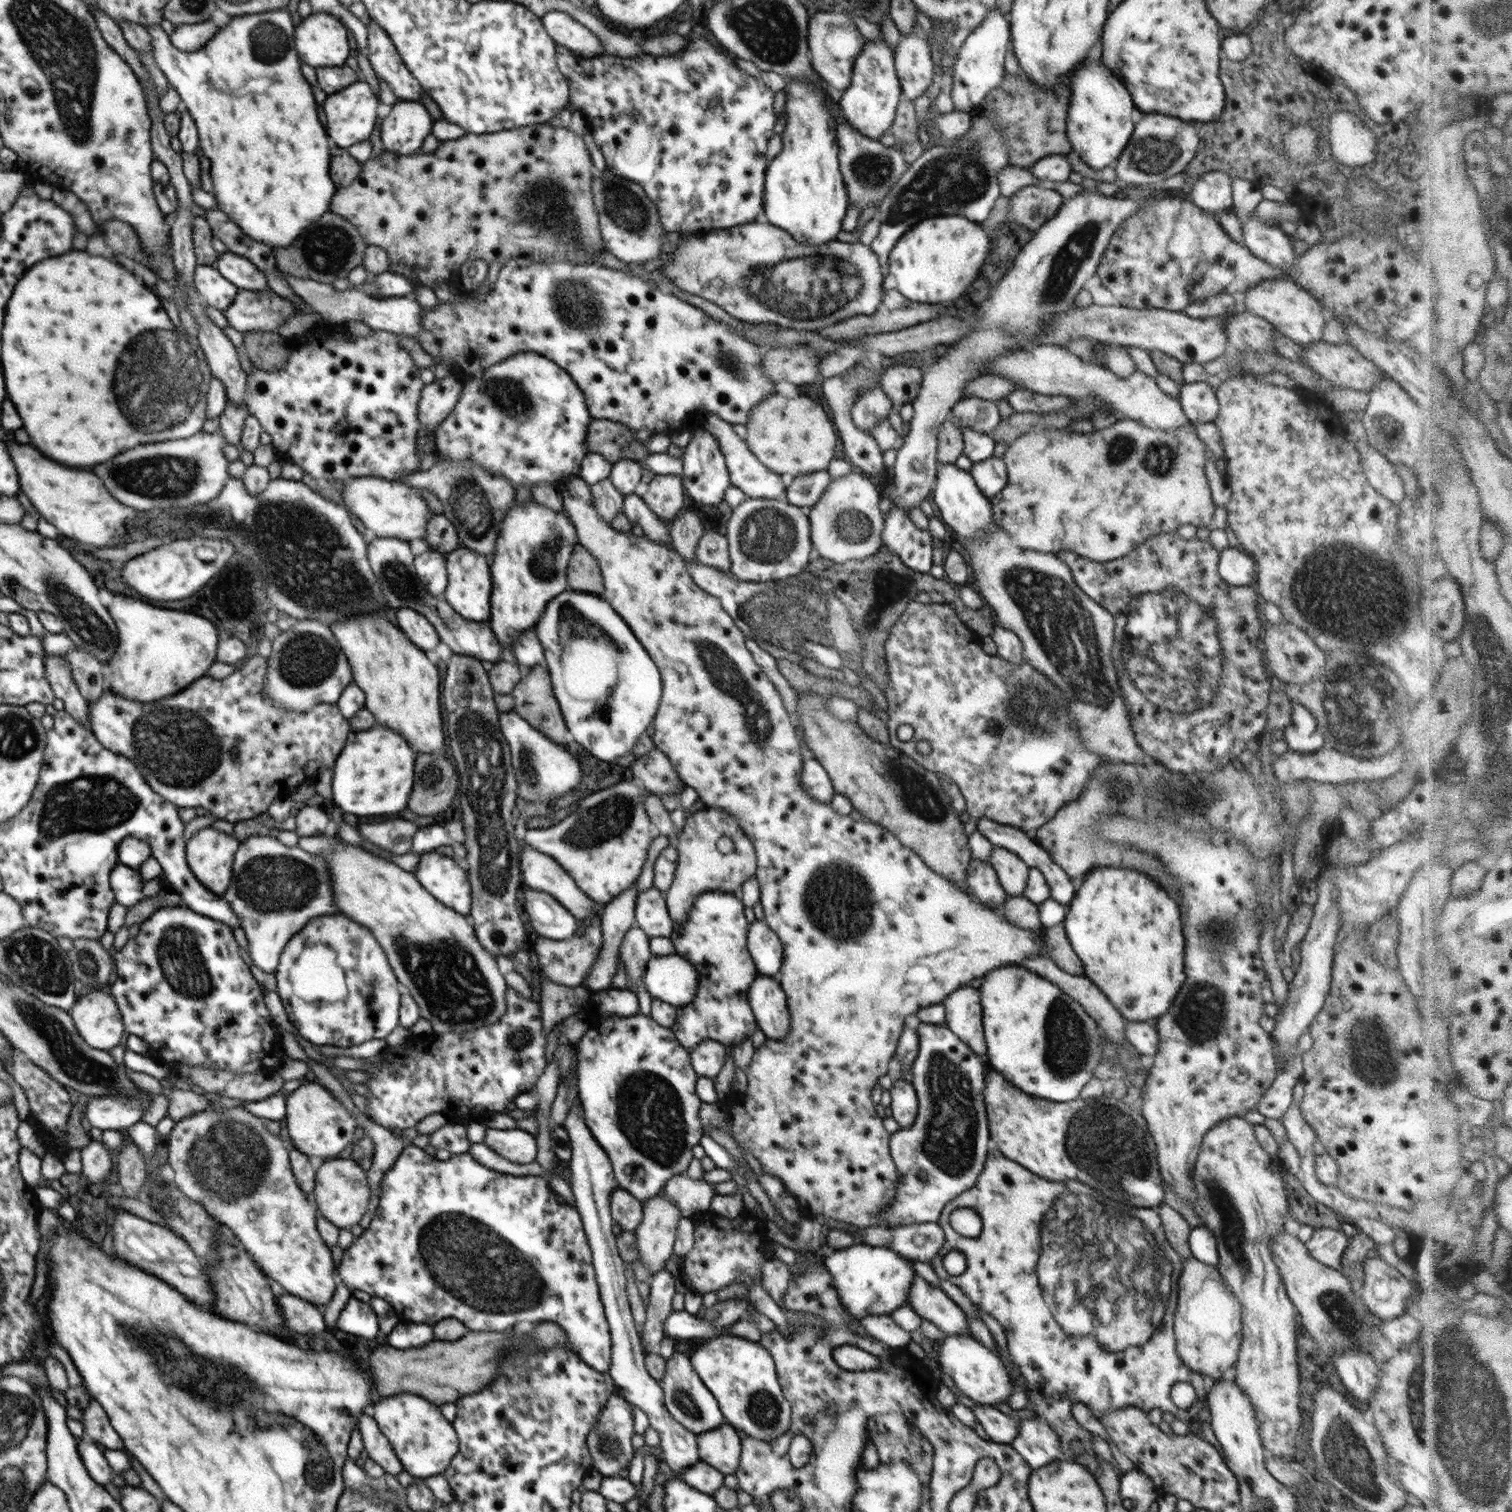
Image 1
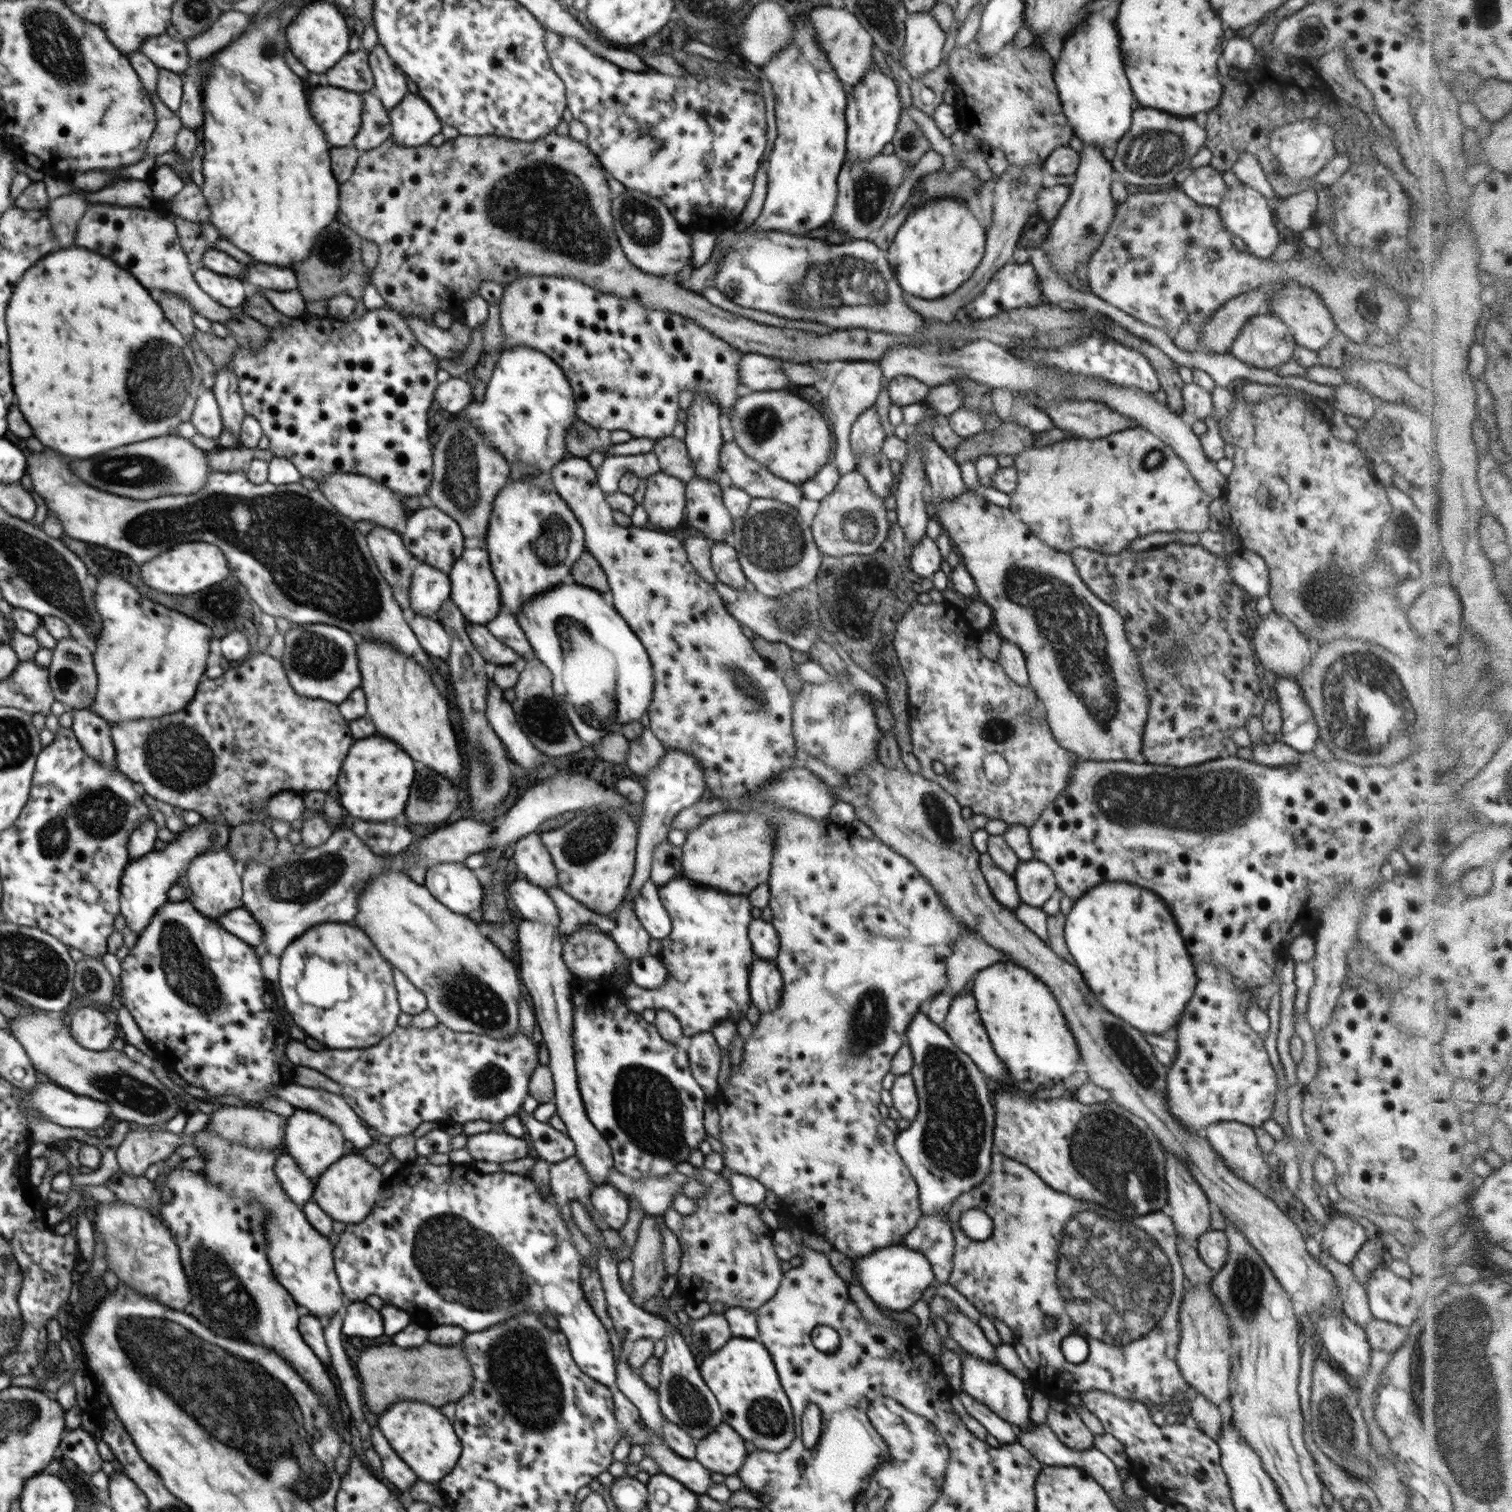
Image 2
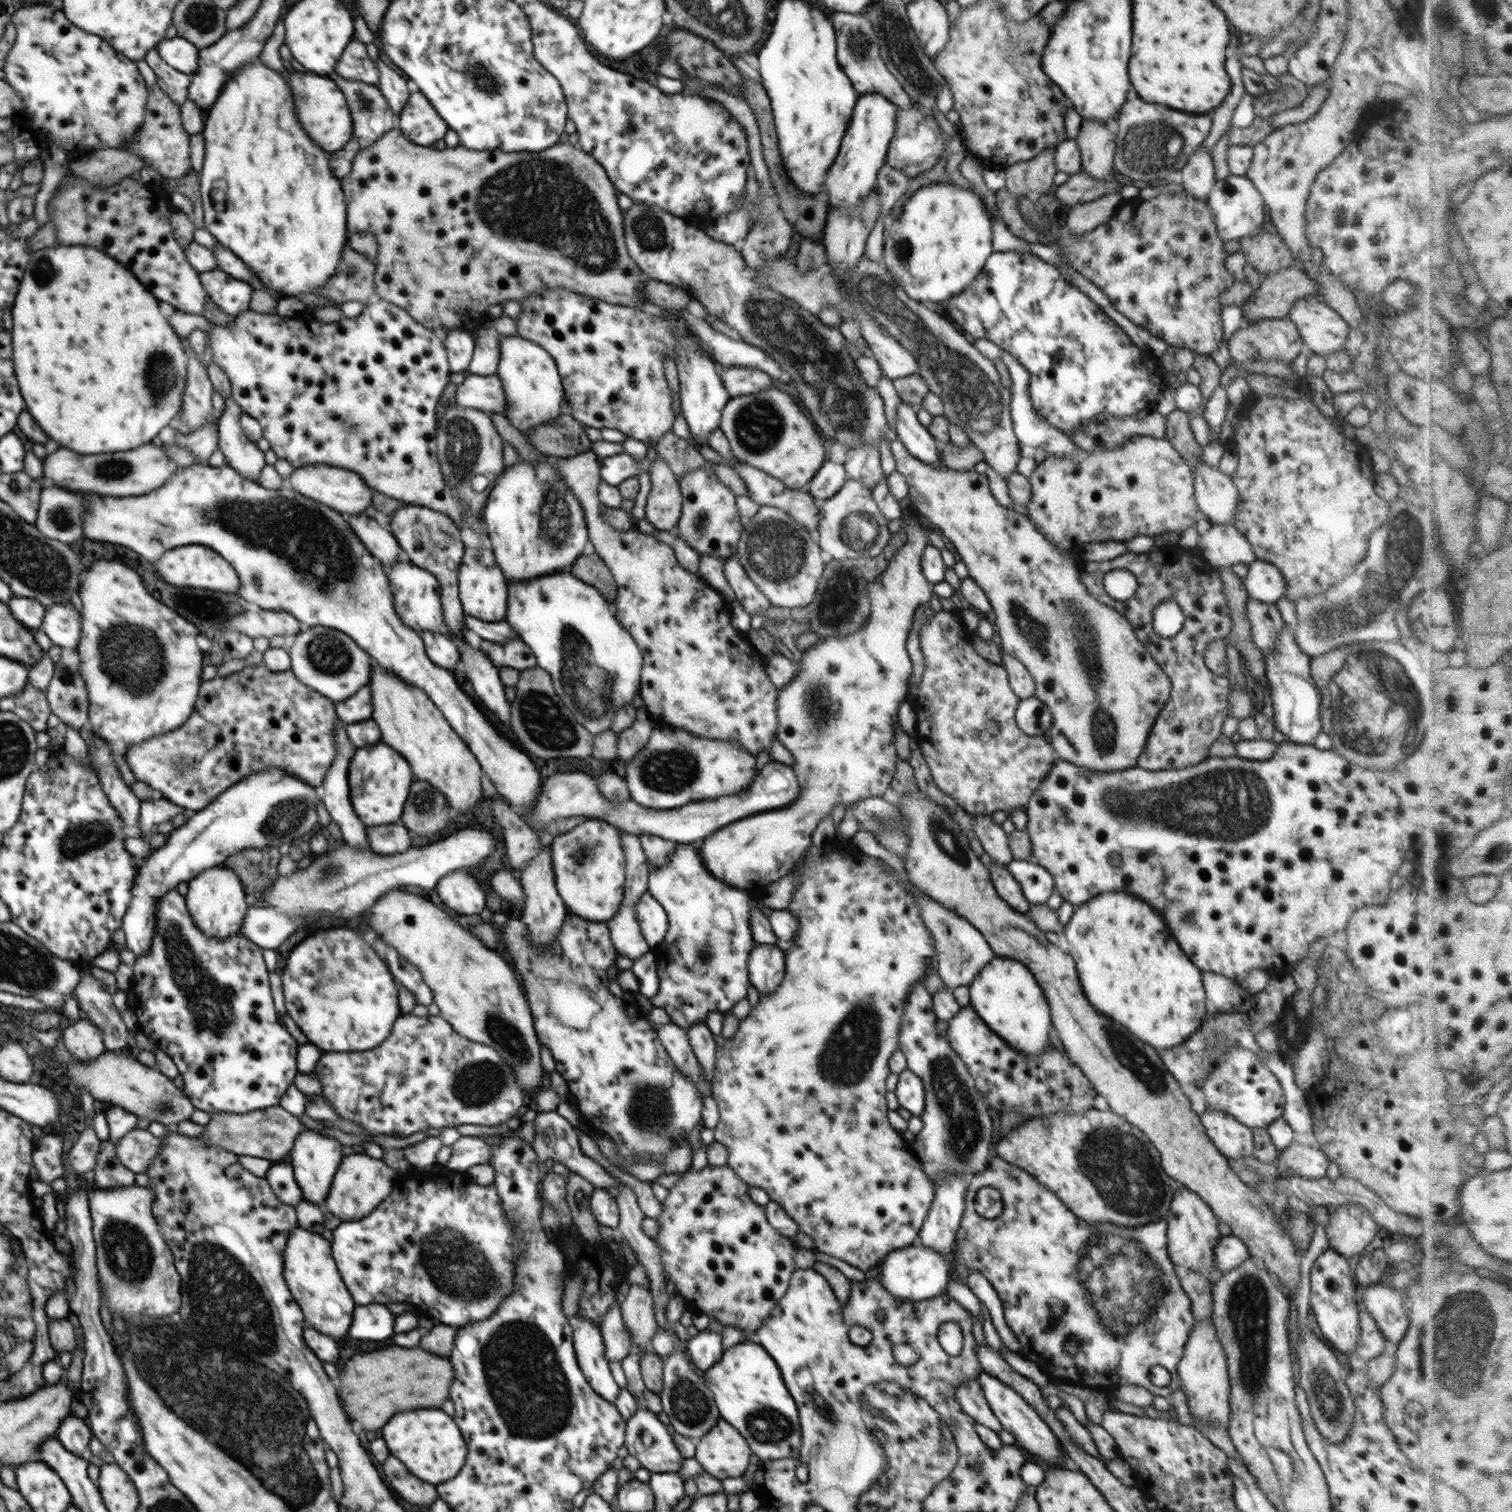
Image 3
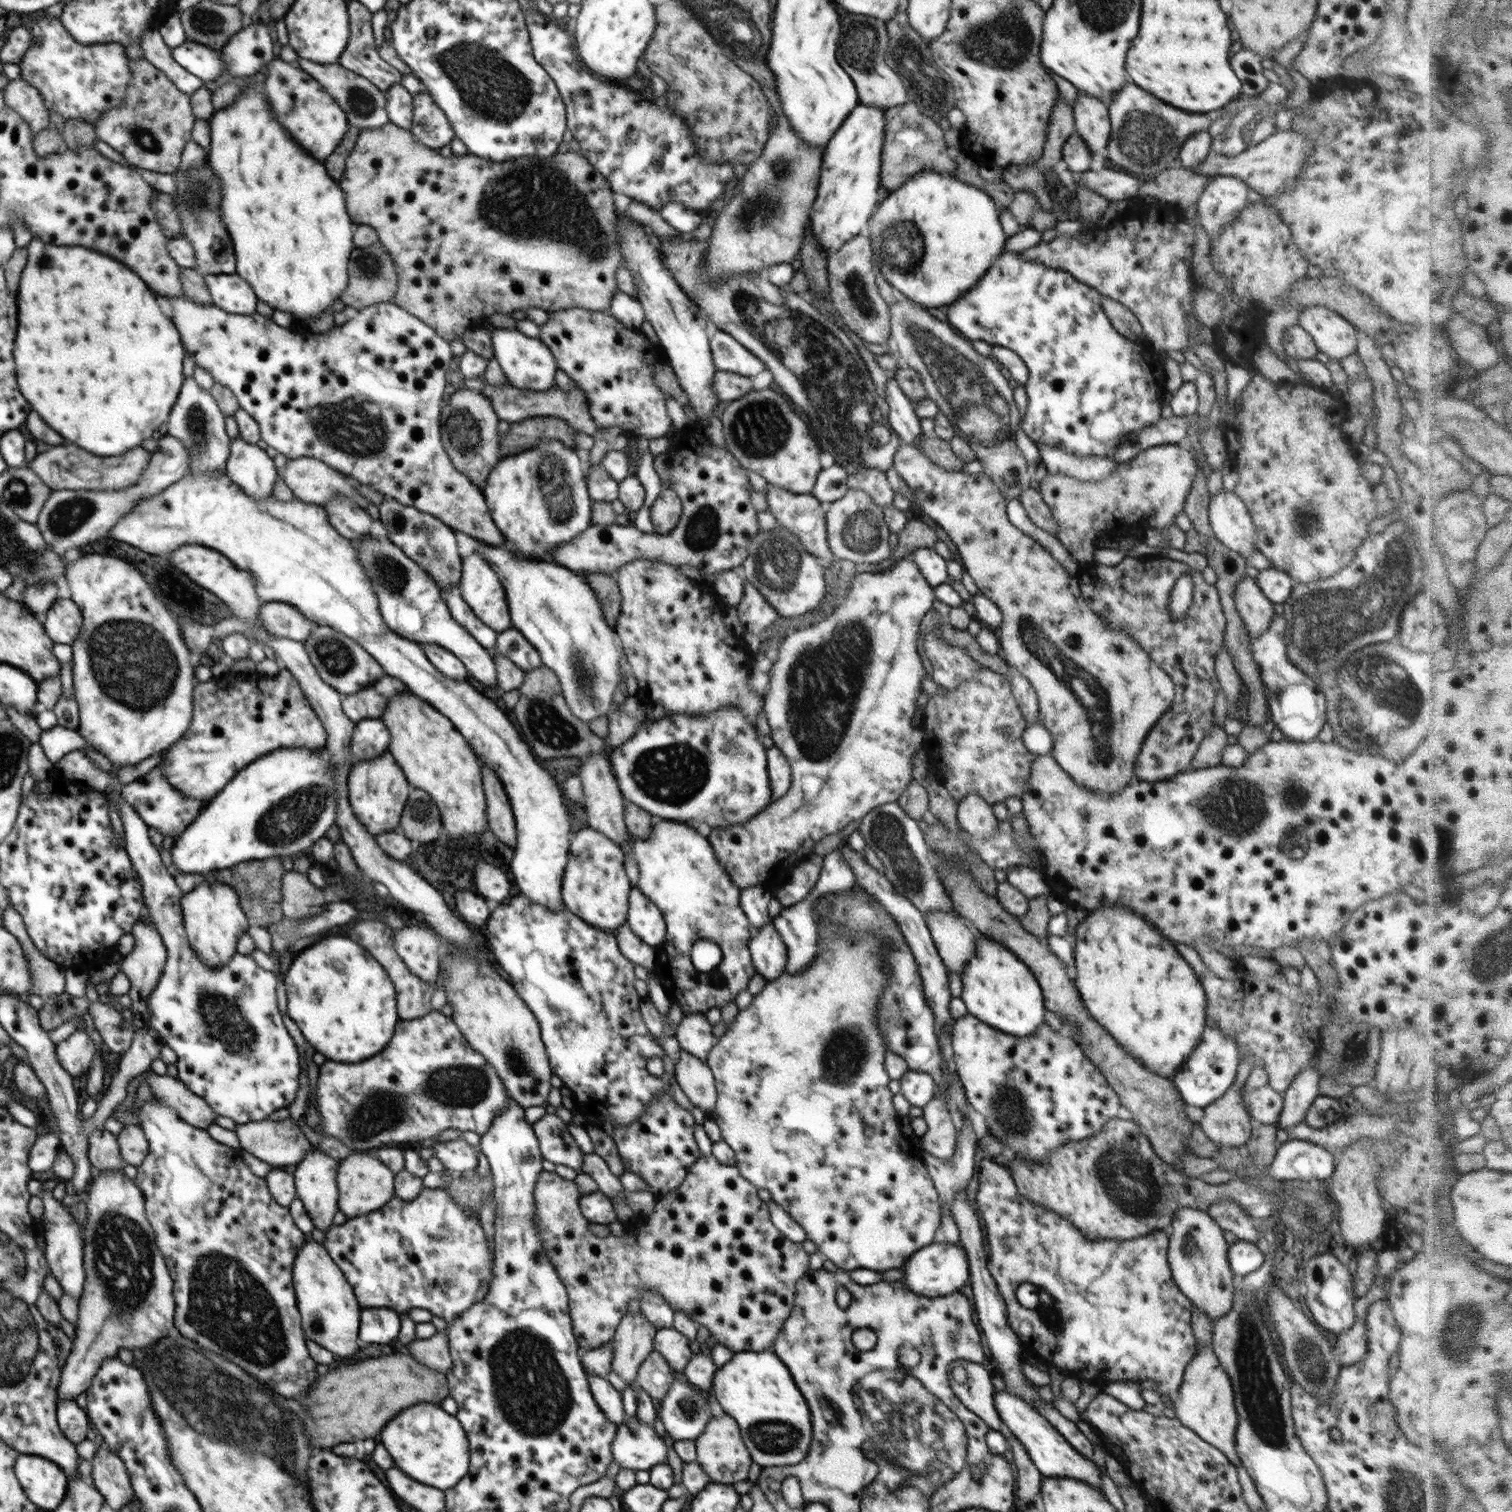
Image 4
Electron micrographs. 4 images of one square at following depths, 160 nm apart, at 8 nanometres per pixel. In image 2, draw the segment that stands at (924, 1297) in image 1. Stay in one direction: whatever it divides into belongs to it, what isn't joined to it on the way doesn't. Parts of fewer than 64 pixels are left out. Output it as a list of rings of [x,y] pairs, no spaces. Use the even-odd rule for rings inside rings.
[[[960,1310],[942,1315],[947,1323],[949,1334],[967,1354],[983,1358],[987,1362],[998,1362],[995,1346],[986,1339],[984,1332]]]

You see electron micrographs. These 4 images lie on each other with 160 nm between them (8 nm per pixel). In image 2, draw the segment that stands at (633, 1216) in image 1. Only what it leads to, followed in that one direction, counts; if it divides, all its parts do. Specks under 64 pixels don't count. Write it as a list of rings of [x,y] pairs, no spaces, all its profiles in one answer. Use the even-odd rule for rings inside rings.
[[[604,1184],[591,1191],[592,1206],[603,1216],[603,1220],[613,1230],[619,1231],[626,1224],[630,1206],[629,1198],[620,1193],[616,1186]]]

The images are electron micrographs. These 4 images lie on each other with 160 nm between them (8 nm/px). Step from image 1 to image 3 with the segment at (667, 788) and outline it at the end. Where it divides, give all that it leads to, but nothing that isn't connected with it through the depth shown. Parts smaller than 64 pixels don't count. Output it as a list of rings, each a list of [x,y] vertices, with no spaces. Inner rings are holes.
[[[646,708],[636,709],[634,724],[617,734],[617,762],[619,764],[630,762],[648,744],[649,736],[656,725],[657,722],[651,718]]]

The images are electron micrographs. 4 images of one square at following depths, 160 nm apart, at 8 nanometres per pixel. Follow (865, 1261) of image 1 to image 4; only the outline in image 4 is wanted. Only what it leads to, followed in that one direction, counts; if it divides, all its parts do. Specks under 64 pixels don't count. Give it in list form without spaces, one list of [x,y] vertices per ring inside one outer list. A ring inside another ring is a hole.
[[[947,1241],[933,1243],[917,1250],[900,1269],[906,1273],[904,1282],[912,1292],[926,1298],[937,1298],[955,1292],[961,1292],[970,1280],[969,1262],[966,1249],[960,1244],[949,1244]]]

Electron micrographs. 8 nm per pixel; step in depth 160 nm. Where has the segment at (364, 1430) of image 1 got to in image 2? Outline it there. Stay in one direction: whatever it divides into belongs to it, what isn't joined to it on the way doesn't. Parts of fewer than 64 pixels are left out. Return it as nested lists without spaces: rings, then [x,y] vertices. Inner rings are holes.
[[[372,1428],[372,1448],[380,1455],[382,1474],[400,1492],[409,1491],[417,1483],[416,1473],[390,1448],[388,1440],[378,1428]]]

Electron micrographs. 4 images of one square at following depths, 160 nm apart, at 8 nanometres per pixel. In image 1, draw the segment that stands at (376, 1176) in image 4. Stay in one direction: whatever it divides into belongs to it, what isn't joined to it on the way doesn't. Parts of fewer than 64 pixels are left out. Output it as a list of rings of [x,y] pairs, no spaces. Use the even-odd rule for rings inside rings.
[[[338,1157],[322,1161],[317,1166],[315,1188],[311,1197],[318,1212],[339,1230],[357,1230],[370,1201],[367,1172],[351,1158]]]

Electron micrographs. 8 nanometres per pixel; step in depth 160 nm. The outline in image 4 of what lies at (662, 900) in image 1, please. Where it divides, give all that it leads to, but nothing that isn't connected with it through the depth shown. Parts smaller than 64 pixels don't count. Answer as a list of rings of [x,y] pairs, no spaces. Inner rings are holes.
[[[632,887],[629,894],[627,925],[646,944],[656,948],[664,942],[666,923],[660,909],[648,900],[637,887]]]

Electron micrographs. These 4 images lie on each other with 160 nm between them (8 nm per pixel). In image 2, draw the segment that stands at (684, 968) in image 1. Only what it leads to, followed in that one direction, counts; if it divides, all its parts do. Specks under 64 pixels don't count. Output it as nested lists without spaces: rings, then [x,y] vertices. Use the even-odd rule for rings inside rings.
[[[646,954],[640,960],[630,960],[631,982],[648,991],[657,990],[667,981],[668,969],[658,955]]]

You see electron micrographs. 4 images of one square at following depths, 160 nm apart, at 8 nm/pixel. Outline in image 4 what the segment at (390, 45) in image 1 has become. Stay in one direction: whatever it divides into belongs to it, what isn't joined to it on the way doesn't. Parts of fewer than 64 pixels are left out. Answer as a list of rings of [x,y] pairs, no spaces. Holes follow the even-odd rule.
[[[398,82],[384,93],[389,122],[404,130],[410,130],[413,119],[413,95]]]

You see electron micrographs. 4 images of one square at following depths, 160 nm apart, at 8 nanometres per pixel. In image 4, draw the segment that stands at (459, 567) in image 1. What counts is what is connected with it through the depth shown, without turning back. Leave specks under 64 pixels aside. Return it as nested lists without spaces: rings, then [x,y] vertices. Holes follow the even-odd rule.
[[[474,552],[464,558],[461,569],[462,574],[459,582],[461,595],[466,601],[466,604],[473,610],[473,613],[484,622],[486,626],[489,626],[498,634],[504,632],[506,629],[510,629],[513,624],[505,588],[502,586],[502,582],[500,582],[500,579],[497,577],[495,570],[492,570],[492,567],[486,562],[483,554]]]

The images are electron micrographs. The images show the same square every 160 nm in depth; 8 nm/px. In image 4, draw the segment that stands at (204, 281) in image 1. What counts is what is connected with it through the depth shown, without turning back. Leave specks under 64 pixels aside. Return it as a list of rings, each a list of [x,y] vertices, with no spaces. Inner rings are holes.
[[[208,274],[203,276],[212,297],[212,304],[230,314],[257,312],[257,296],[252,287],[238,274]]]

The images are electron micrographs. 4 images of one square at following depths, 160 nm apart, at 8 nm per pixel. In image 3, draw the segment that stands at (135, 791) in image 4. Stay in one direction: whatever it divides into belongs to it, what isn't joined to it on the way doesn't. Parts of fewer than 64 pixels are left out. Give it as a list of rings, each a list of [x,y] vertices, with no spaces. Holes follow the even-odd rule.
[[[154,796],[152,799],[142,801],[139,824],[140,830],[143,831],[143,838],[148,840],[155,833],[159,824],[172,821],[172,818],[178,816],[178,814],[189,815],[185,807],[178,806],[163,796]]]

